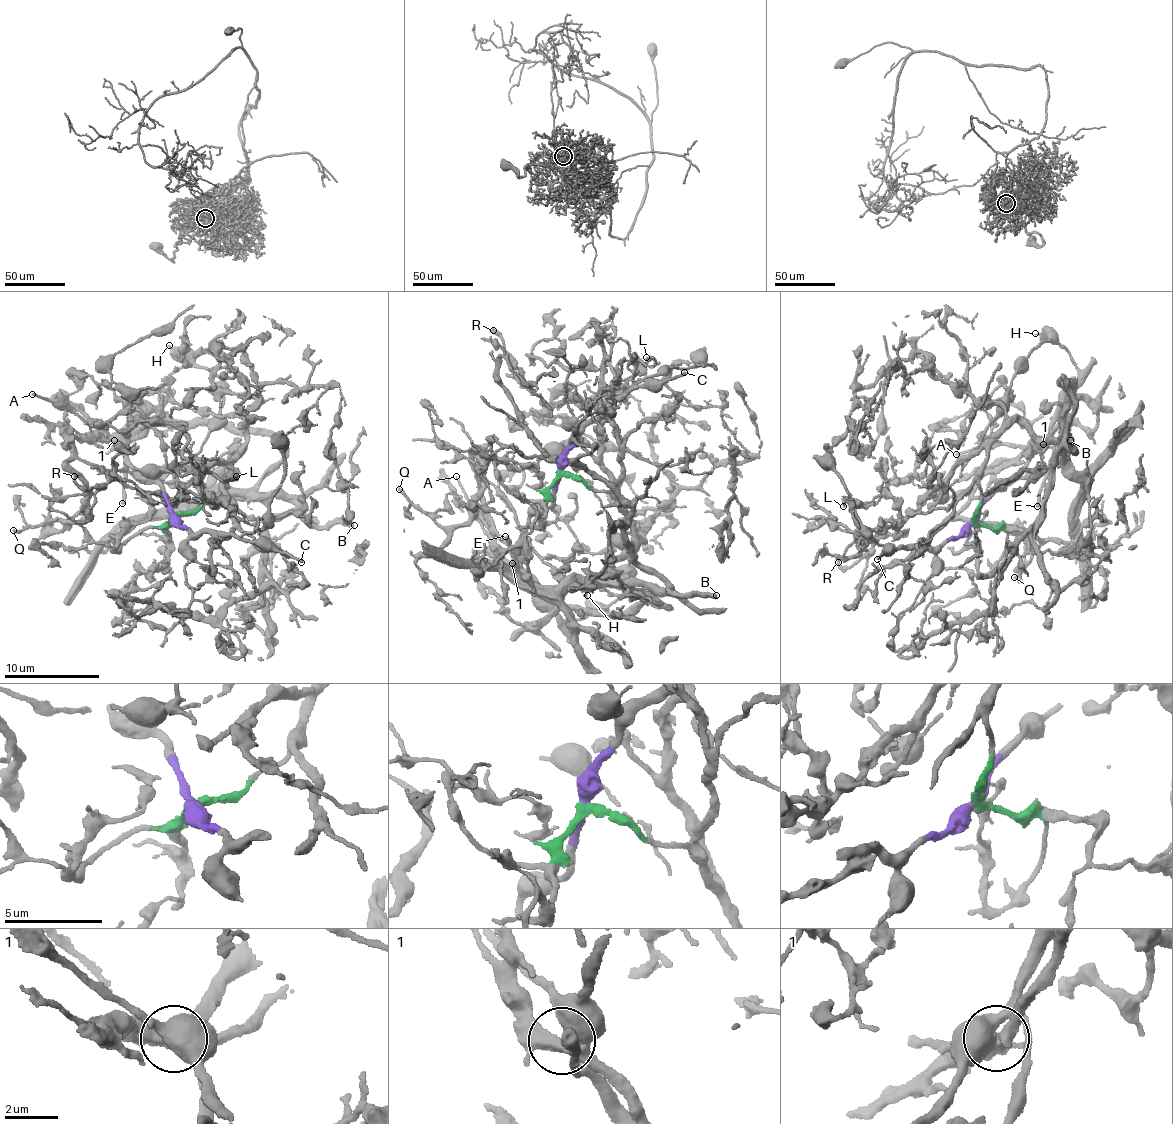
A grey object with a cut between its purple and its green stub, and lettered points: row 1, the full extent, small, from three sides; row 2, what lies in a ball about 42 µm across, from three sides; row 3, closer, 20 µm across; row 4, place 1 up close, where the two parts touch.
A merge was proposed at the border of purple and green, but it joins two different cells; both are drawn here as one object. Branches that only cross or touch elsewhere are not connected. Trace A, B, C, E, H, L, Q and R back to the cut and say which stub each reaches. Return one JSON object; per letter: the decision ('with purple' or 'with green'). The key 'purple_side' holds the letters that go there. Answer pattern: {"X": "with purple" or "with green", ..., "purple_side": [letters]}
{"A": "with purple", "B": "with green", "C": "with purple", "E": "with purple", "H": "with purple", "L": "with green", "Q": "with green", "R": "with green", "purple_side": ["A", "C", "E", "H"]}

